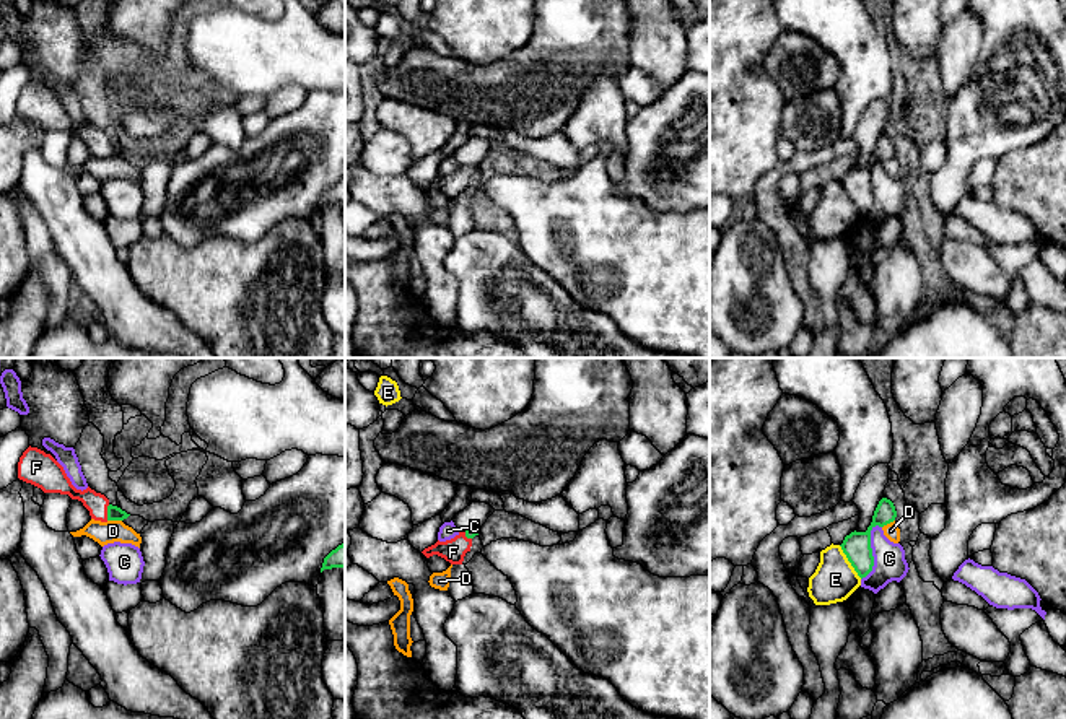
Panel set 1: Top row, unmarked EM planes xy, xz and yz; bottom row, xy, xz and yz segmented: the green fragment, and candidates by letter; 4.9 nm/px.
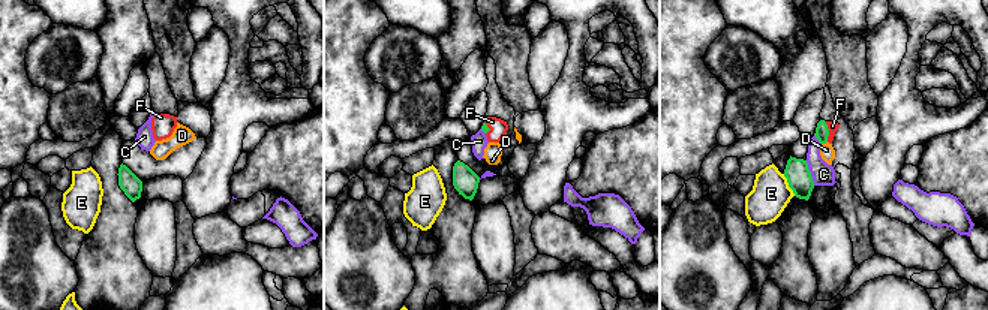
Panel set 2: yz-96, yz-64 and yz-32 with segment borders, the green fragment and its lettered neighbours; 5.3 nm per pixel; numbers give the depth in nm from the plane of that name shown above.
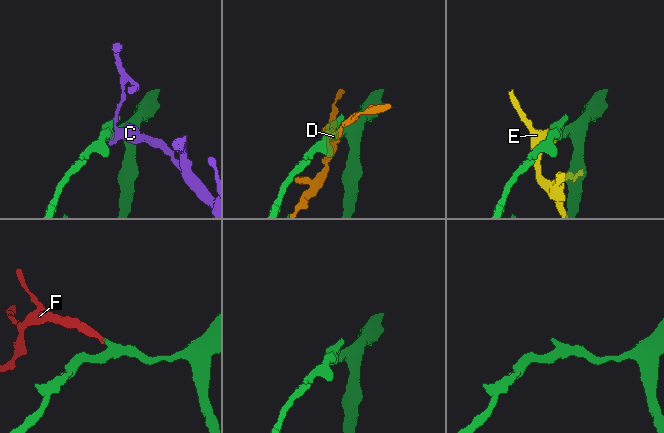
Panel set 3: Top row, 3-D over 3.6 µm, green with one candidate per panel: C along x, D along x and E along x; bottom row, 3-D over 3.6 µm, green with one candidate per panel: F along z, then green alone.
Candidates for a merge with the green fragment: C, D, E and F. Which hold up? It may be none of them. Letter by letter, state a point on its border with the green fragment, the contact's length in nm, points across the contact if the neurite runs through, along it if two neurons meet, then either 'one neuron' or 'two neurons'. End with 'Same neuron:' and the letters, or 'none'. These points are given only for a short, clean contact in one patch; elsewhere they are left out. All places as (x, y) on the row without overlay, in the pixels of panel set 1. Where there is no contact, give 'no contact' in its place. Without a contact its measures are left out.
C: meets green in yz at (871, 187); contact 300 nm long; two neurons
D: meets green in xy at (114, 155); contact 70 nm long; two neurons
E: meets green in yz at (848, 196); contact 200 nm long; two neurons
F: meets green in xy at (108, 148); contact 80 nm long; runs through xy (114, 148), (108, 148), (96, 139); one neuron
Same neuron: F

